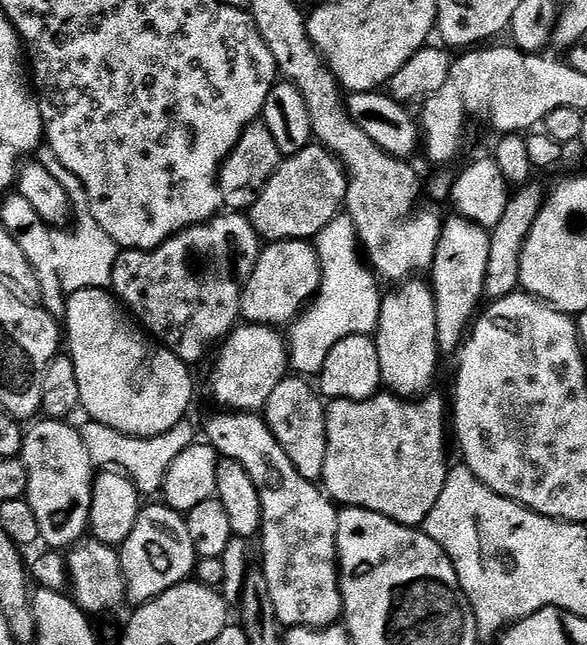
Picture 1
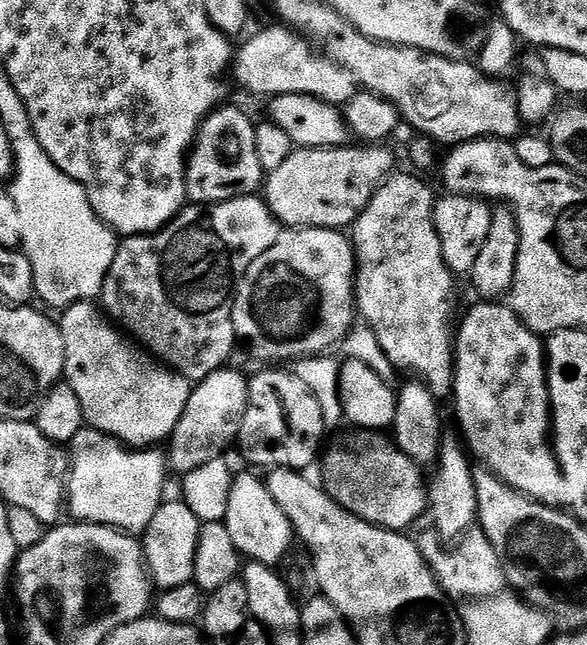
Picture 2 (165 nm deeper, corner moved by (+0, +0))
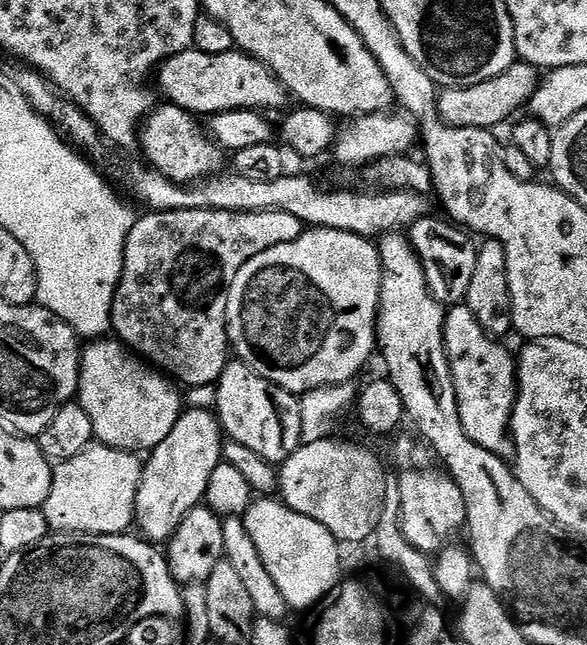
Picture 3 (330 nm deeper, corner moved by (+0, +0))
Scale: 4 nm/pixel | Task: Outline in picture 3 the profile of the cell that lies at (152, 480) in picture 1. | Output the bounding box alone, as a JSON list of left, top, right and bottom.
[44,442,143,535]

